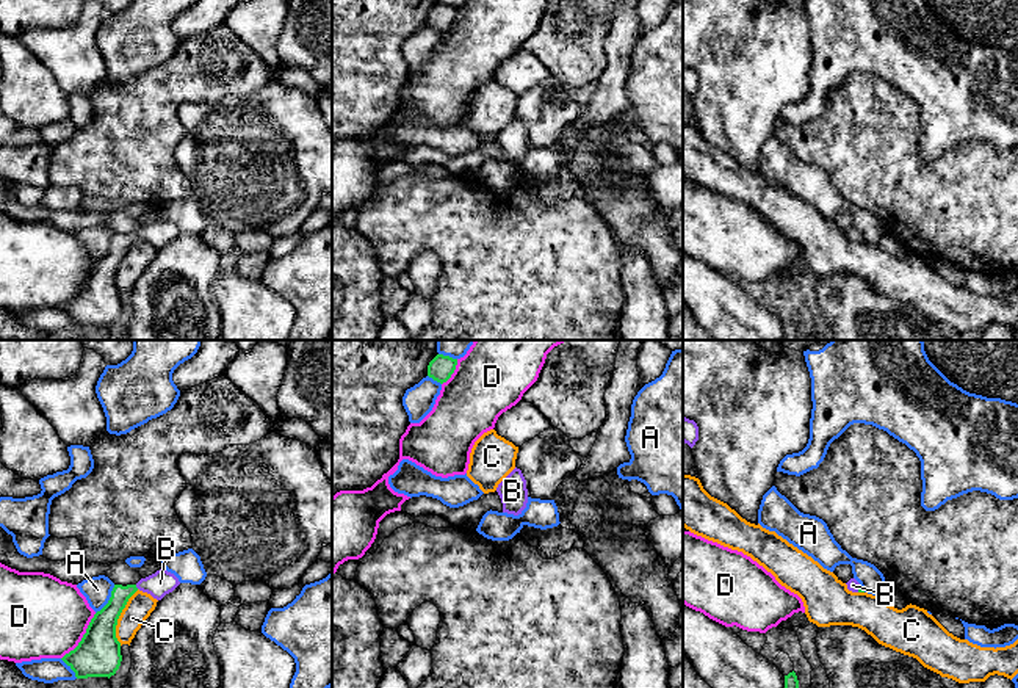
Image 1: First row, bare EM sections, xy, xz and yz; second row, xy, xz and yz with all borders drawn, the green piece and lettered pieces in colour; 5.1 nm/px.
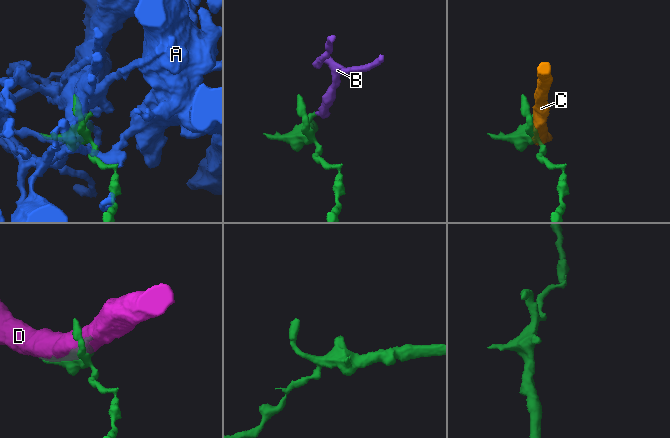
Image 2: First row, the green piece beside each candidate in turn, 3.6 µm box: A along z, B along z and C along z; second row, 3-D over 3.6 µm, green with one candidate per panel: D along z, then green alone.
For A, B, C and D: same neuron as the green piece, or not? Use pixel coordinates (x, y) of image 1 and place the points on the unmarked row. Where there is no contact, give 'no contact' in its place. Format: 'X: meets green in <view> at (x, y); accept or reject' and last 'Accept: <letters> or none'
A: meets green in xy at (110, 248); reject
B: meets green in xy at (135, 235); accept
C: meets green in xy at (118, 267); reject
D: meets green in xy at (83, 286); reject
Accept: B

